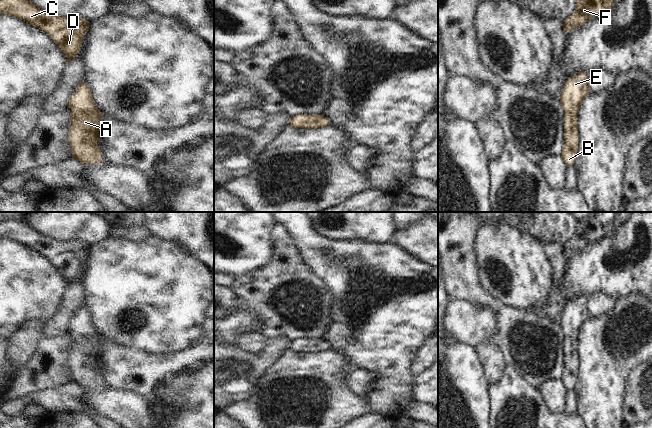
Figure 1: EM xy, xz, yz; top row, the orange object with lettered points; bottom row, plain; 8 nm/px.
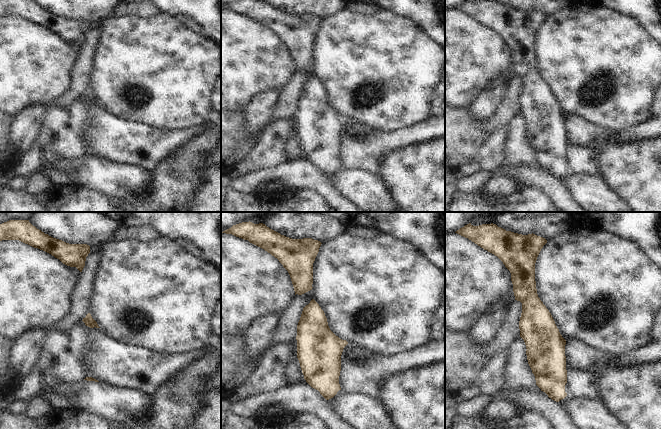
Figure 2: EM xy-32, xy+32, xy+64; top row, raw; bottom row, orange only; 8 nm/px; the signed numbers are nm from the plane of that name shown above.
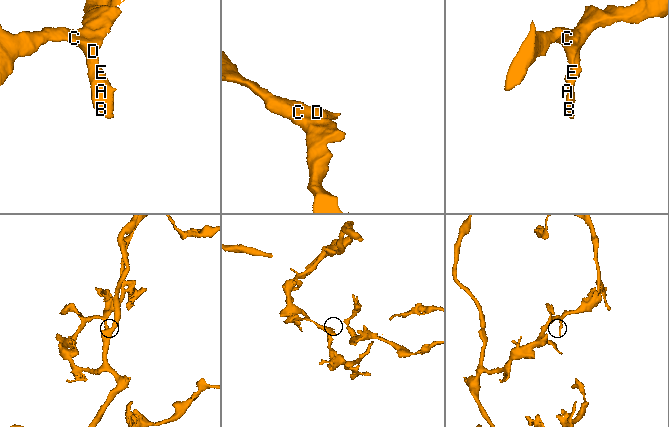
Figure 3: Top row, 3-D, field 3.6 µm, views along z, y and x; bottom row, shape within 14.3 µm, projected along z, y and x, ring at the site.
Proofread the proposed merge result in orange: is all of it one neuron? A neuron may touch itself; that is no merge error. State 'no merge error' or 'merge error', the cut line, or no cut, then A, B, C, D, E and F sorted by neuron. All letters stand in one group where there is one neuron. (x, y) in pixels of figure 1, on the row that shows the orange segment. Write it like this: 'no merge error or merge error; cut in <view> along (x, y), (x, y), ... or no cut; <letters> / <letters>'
no merge error; no cut; A B C D E F

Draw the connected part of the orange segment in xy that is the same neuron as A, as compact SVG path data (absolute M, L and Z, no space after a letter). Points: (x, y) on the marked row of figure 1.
M83 81L77 86L74 94L70 97L67 107L72 110L68 133L68 140L72 149L72 157L82 164L104 162L101 159L101 151L96 146L99 141L97 133L102 129L99 117L104 114L95 105L88 84Z

